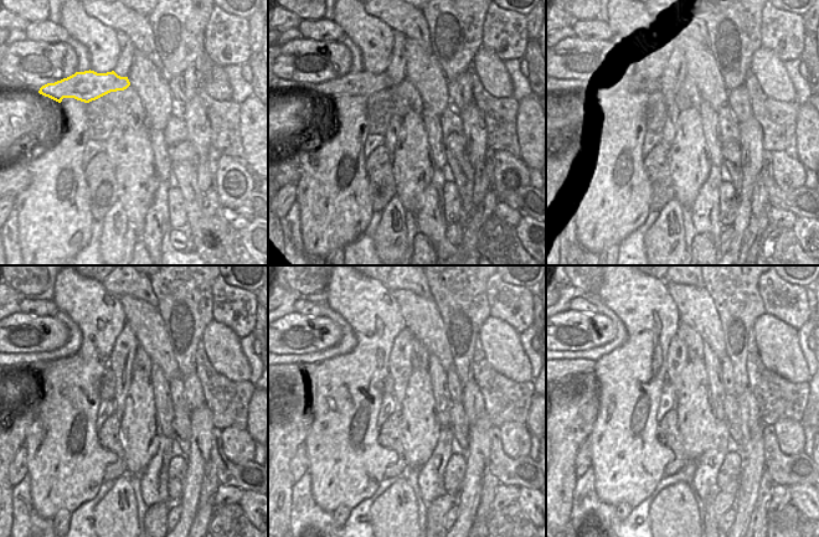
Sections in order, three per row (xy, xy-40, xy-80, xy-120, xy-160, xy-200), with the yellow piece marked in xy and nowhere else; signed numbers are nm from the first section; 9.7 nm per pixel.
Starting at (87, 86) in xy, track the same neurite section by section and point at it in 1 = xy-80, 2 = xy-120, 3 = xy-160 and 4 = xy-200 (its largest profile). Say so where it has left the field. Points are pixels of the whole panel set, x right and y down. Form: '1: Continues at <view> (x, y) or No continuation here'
1: Continues at xy-80 (637, 81)
2: Continues at xy-120 (39, 366)
3: Continues at xy-160 (293, 370)
4: Continues at xy-200 (571, 368).

